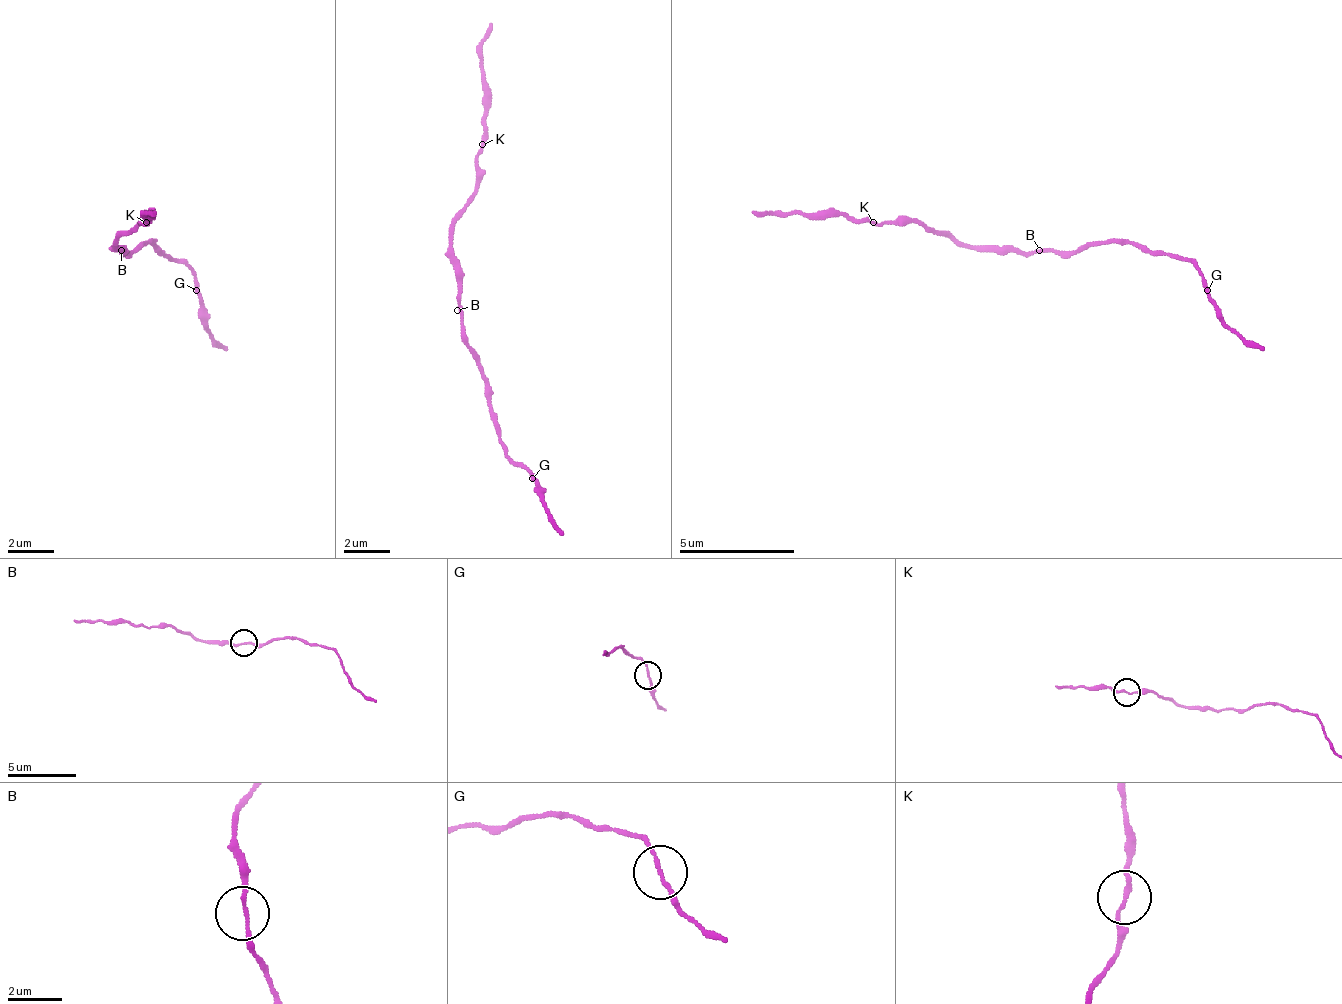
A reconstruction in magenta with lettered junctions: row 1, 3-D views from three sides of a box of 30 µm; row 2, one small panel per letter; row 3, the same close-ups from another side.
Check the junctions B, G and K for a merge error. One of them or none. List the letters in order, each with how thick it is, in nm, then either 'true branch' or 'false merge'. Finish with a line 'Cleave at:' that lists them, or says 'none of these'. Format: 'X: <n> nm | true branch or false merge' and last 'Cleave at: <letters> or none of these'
B: 130 nm | true branch
G: 130 nm | true branch
K: 130 nm | true branch
Cleave at: none of these

